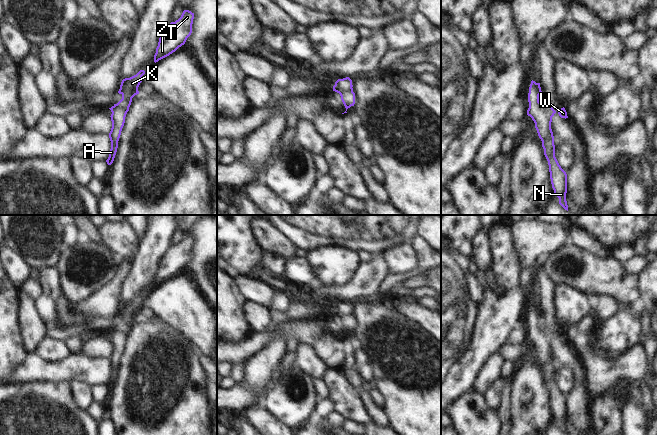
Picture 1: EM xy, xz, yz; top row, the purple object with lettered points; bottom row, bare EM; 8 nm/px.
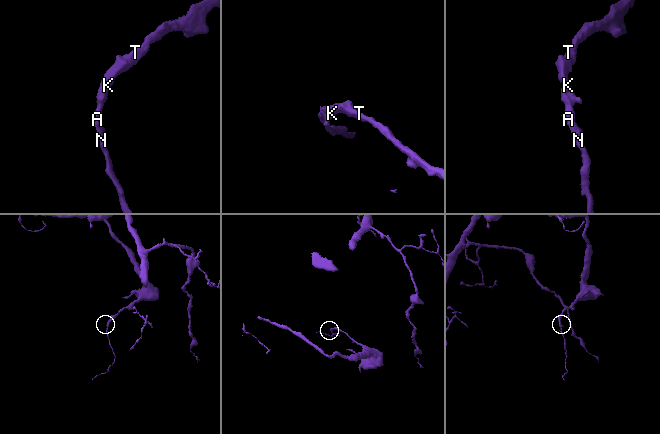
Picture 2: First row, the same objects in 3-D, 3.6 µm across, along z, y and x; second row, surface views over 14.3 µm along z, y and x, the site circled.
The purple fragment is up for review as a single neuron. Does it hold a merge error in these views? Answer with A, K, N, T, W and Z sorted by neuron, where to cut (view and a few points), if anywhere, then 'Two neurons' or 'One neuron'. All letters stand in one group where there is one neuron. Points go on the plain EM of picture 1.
Groups: A K N T W Z. No split. One neuron.

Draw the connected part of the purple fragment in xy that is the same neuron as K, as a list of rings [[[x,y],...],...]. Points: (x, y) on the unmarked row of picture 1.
[[[140,294],[136,299],[123,303],[118,315],[118,317],[122,319],[122,323],[117,328],[114,328],[111,332],[109,332],[112,336],[110,340],[112,352],[109,357],[111,373],[109,375],[109,381],[106,384],[108,389],[111,389],[114,385],[118,372],[118,365],[125,347],[126,338],[129,335],[132,322],[139,318],[138,311],[142,306],[142,300],[144,298],[145,295]]]

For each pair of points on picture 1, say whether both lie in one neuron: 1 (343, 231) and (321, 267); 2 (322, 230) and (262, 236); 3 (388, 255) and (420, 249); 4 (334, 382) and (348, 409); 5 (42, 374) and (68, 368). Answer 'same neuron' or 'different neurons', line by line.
1: different neurons
2: different neurons
3: different neurons
4: same neuron
5: same neuron

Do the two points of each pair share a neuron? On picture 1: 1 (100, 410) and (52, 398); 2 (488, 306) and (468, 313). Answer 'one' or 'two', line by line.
1: two
2: two

